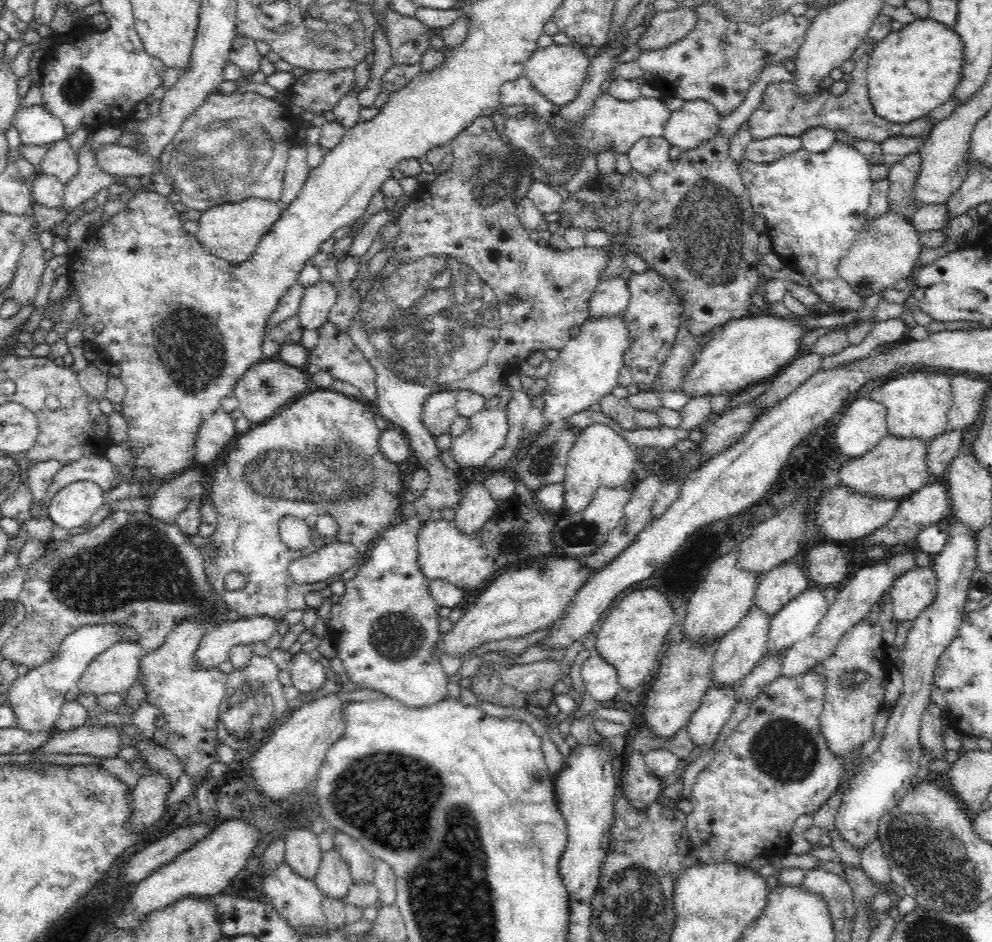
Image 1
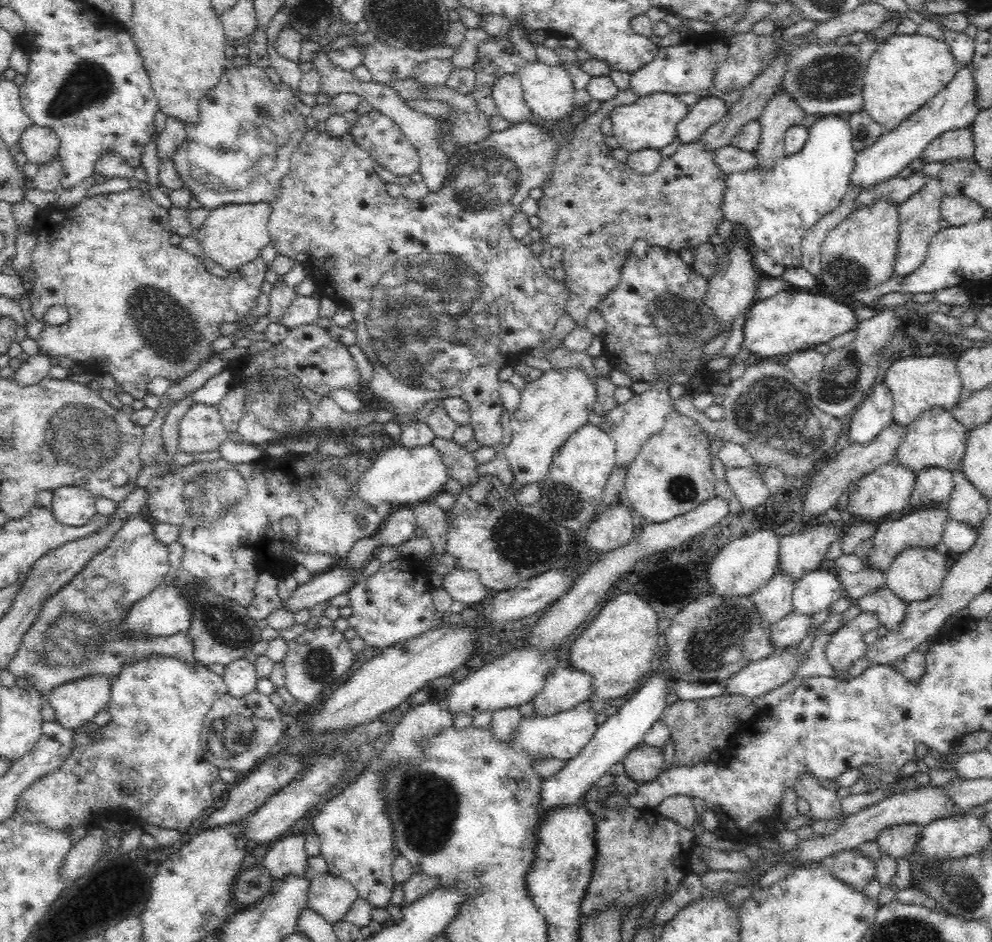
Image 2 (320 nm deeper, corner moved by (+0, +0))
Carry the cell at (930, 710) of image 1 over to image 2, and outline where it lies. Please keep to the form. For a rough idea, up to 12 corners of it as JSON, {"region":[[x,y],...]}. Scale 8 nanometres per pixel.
{"region":[[885,584],[858,598],[862,611],[877,614],[889,631],[907,607]]}

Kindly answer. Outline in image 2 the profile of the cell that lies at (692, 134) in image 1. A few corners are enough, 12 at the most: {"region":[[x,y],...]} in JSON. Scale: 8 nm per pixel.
{"region":[[702,97],[678,123],[676,140],[694,143],[729,108]]}

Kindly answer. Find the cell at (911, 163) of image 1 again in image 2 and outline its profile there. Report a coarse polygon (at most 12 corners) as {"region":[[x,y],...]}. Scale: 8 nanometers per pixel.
{"region":[[937,178],[898,205],[893,275],[912,274],[938,232]]}

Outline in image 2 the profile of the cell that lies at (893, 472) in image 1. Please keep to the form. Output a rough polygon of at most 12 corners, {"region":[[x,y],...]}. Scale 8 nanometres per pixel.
{"region":[[930,406],[905,430],[894,461],[916,474],[960,468],[969,432]]}

